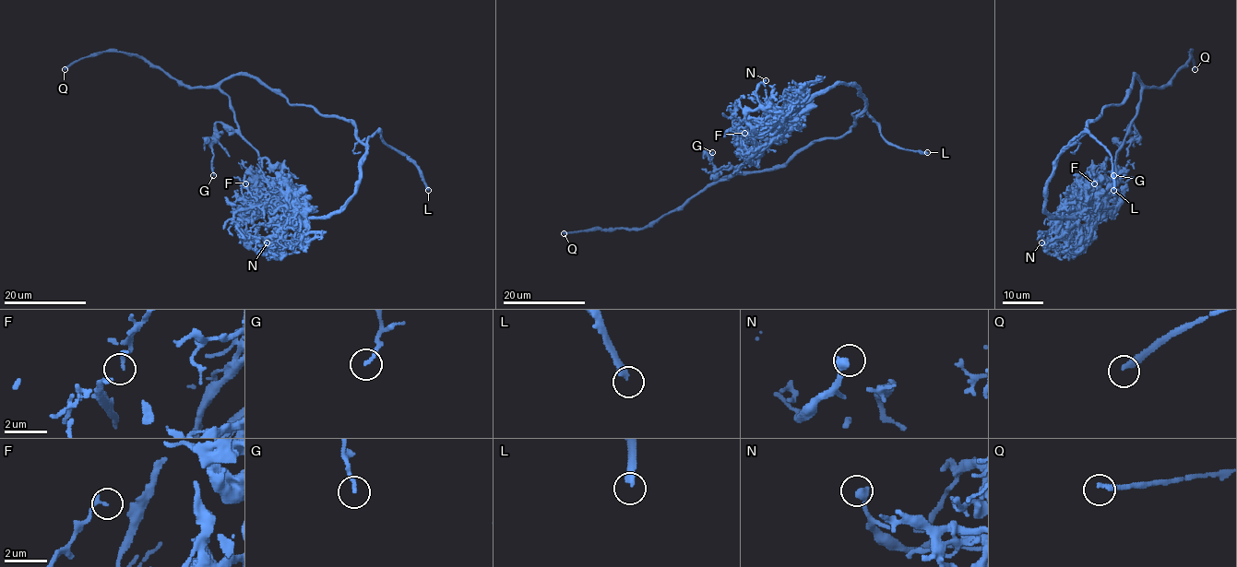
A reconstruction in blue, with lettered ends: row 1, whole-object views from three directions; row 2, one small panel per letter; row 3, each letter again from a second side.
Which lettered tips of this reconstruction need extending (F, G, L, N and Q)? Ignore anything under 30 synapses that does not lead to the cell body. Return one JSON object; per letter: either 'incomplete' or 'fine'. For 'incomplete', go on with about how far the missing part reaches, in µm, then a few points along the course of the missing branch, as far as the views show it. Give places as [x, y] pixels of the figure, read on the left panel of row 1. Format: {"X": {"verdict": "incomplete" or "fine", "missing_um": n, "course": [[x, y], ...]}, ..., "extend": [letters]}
{"F": {"verdict": "fine"}, "G": {"verdict": "fine"}, "L": {"verdict": "incomplete", "missing_um": 60, "course": [[428, 190], [439, 224], [420, 245], [394, 244], [386, 240]]}, "N": {"verdict": "fine"}, "Q": {"verdict": "incomplete", "missing_um": 100}, "extend": ["L", "Q"]}

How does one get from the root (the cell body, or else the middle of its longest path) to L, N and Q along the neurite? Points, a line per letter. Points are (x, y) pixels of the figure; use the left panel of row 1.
L: (272, 88), (291, 104), (349, 120), (364, 143), (379, 132), (417, 168), (428, 190)
N: (272, 88), (244, 75), (220, 85), (258, 156), (246, 244), (259, 253), (267, 242)
Q: (272, 88), (244, 75), (231, 76), (211, 86), (186, 87), (140, 56), (116, 51), (90, 54), (65, 69)

